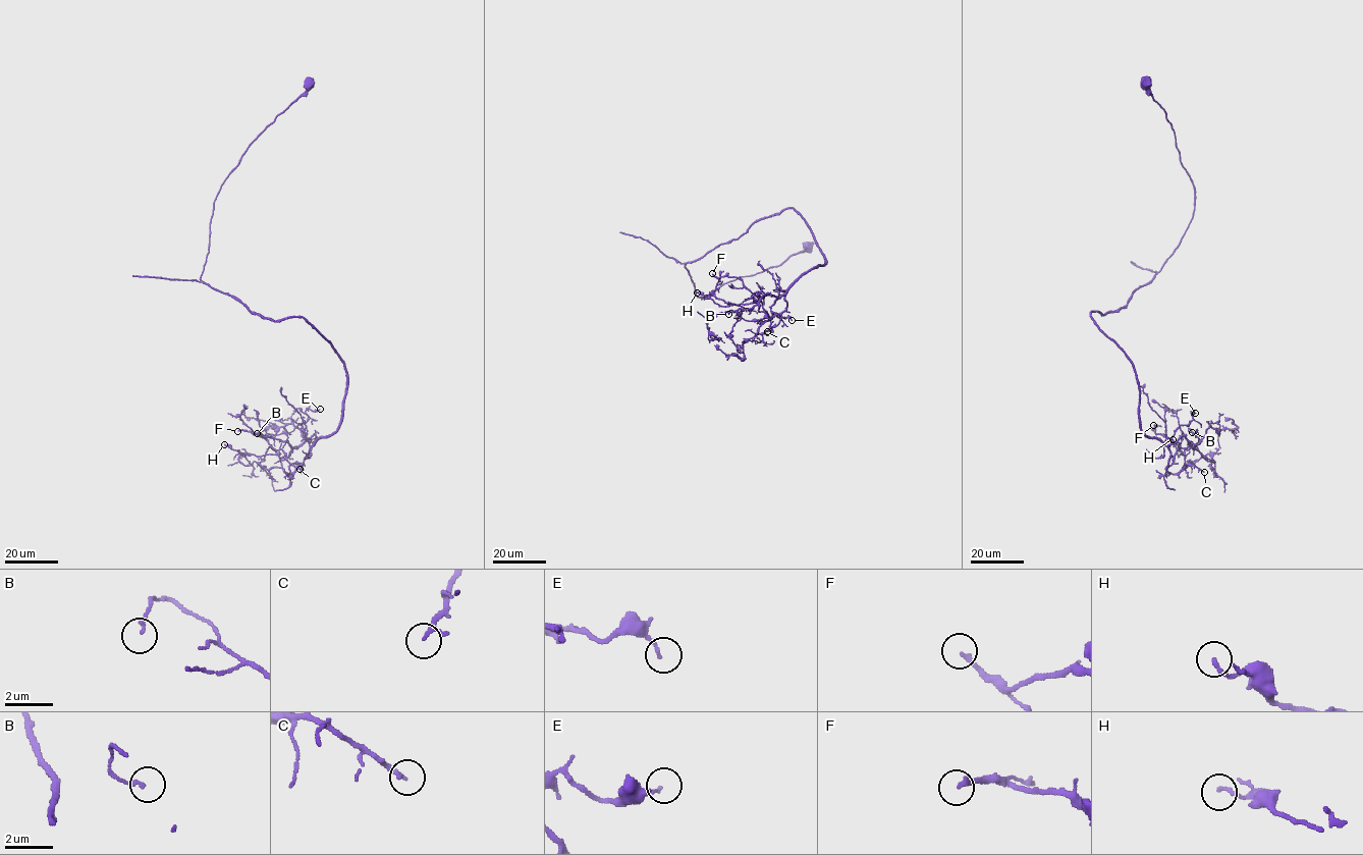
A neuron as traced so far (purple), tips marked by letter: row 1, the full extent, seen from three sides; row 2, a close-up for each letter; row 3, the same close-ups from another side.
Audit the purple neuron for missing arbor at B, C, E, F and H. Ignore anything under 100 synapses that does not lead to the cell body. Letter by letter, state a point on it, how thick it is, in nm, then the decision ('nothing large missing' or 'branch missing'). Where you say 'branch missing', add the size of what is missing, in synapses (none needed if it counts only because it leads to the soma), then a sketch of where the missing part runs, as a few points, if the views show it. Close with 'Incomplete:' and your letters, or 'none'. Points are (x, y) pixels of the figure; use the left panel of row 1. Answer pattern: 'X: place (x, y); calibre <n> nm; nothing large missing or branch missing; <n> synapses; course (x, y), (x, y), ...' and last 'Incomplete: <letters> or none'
B: place (257, 433); calibre 140 nm; nothing large missing
C: place (300, 469); calibre 130 nm; nothing large missing
E: place (320, 409); calibre 120 nm; nothing large missing
F: place (237, 431); calibre 220 nm; nothing large missing
H: place (224, 444); calibre 140 nm; nothing large missing
Incomplete: none

